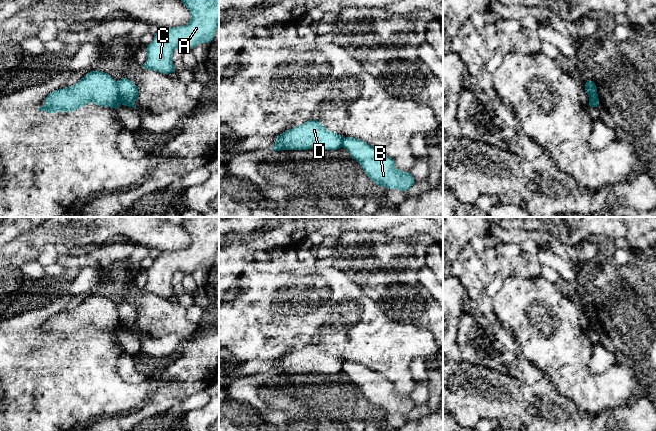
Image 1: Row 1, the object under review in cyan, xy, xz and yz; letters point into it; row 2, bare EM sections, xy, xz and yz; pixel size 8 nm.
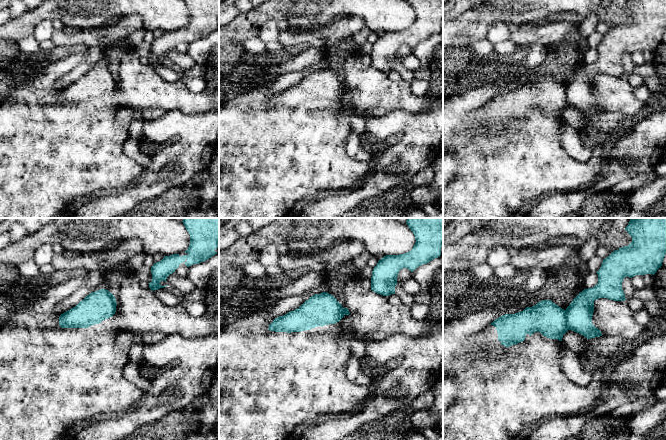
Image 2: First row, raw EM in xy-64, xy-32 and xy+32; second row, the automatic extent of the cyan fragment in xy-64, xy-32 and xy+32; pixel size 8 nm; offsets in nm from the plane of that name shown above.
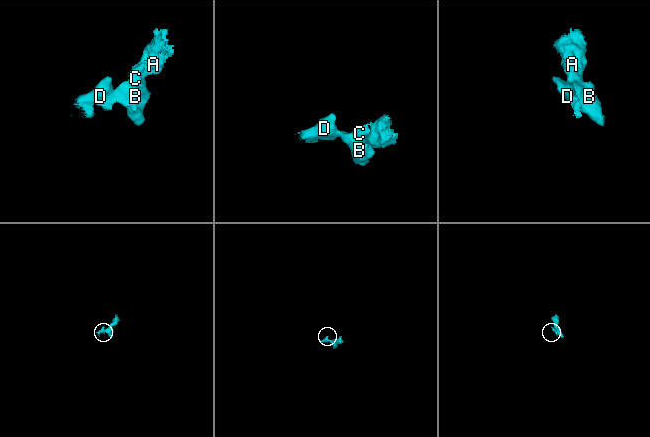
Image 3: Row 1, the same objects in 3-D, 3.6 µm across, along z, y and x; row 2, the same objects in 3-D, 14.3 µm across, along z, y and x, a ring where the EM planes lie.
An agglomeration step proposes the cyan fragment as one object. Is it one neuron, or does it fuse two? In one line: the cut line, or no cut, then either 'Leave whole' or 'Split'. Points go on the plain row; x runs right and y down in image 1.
Split along xy (116, 305), (119, 311), (119, 325), (121, 327). Split

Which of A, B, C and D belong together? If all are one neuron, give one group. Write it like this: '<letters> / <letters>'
A B C / D

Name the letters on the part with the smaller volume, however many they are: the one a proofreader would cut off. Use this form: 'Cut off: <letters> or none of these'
Cut off: D

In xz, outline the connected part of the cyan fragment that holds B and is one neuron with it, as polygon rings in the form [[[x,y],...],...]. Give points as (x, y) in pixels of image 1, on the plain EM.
[[[353,361],[344,362],[342,371],[361,389],[366,399],[381,411],[407,415],[415,407],[411,397],[396,393],[394,384],[382,373]]]

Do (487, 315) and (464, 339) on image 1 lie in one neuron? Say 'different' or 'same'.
same

